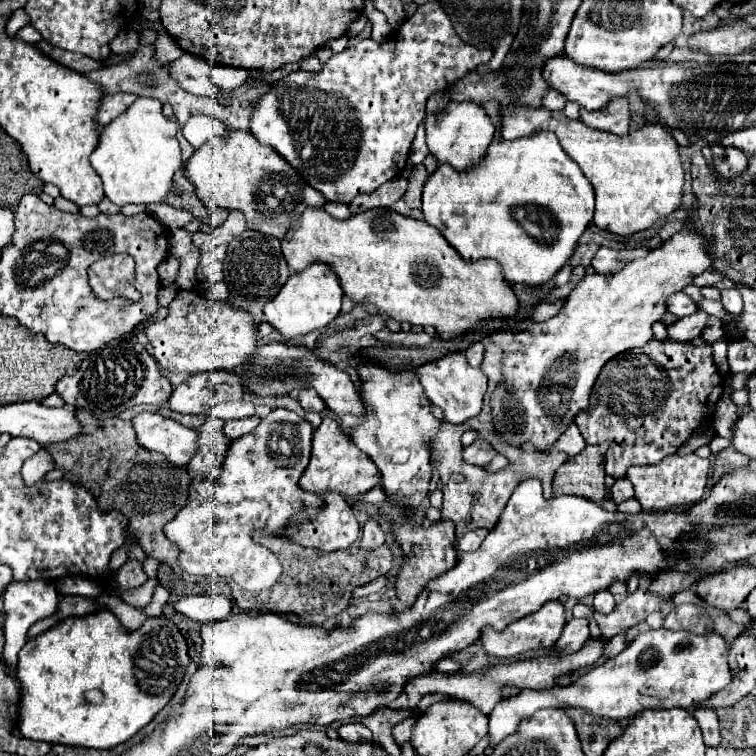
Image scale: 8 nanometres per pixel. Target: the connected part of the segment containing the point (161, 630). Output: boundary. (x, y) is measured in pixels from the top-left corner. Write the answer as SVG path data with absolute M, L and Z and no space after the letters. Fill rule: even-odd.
M99 610L85 618L67 618L41 636L29 638L19 652L17 676L21 680L23 698L17 726L21 734L31 740L101 750L113 748L135 736L169 704L183 682L187 666L187 642L179 628L163 616L147 618L137 630L127 630L109 610ZM93 688L101 688L105 694L105 702L101 706L87 704L83 700L83 692Z

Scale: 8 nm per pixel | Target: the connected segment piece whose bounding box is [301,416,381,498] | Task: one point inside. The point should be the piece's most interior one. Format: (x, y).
(336, 464)

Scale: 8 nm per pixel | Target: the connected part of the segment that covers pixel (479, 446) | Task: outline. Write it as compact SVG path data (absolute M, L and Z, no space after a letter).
M477 438L473 444L469 444L465 448L465 460L471 464L477 464L477 466L485 466L495 456L497 456L497 450L491 444L487 444L483 438Z

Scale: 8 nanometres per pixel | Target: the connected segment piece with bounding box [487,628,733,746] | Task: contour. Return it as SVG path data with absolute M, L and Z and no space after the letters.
M667 628L641 632L621 654L591 668L569 686L555 686L551 690L521 690L519 694L497 702L489 714L489 746L497 746L501 740L517 732L521 720L533 716L541 708L581 708L591 716L615 722L633 718L641 710L649 708L695 710L713 694L721 692L733 678L727 664L727 652L729 644L719 634L695 636Z

